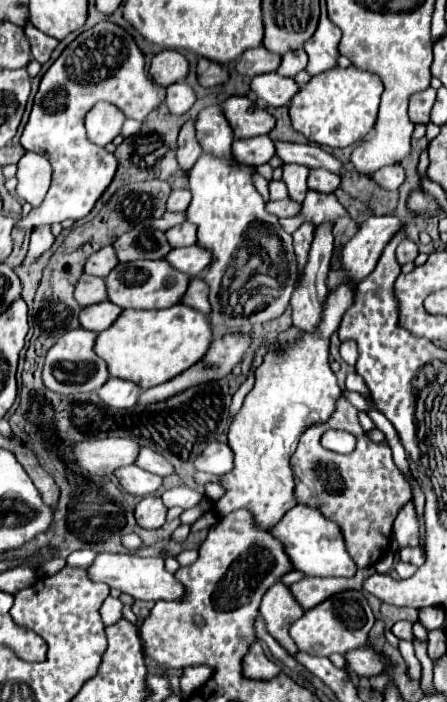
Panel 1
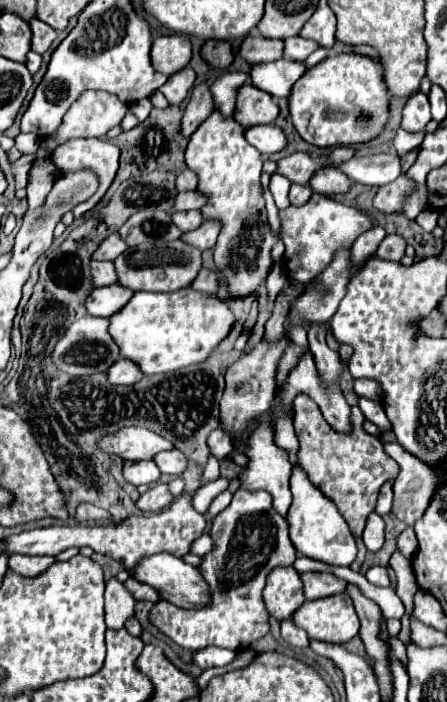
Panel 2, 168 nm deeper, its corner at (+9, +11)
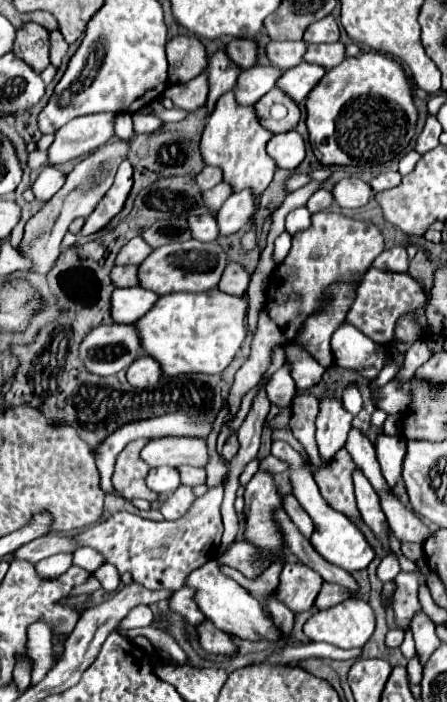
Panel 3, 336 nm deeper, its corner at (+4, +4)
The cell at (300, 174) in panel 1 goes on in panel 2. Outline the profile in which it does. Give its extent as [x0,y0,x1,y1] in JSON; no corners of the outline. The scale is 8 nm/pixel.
[278,152,318,184]

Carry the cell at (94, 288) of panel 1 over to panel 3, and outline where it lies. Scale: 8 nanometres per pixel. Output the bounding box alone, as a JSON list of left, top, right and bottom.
[111,265,139,287]

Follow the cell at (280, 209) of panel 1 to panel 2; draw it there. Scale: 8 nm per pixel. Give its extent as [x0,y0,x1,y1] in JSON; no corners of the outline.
[290,184,312,206]

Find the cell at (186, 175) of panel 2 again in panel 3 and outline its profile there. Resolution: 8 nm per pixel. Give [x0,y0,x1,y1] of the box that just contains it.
[195,167,223,191]

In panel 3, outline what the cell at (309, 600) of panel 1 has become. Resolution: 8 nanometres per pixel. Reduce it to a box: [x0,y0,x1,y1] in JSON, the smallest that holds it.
[315,583,351,609]

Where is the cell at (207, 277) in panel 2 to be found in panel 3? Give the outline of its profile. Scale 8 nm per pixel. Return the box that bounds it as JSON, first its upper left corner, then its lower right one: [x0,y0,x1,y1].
[219,263,249,295]

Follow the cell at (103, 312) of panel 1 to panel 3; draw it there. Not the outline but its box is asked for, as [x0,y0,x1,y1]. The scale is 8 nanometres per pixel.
[111,287,159,323]

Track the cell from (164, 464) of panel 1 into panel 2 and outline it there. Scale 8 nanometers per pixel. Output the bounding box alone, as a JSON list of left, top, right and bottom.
[154,448,186,474]

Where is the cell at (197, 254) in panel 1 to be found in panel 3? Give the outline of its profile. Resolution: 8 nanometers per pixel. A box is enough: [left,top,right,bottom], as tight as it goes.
[217,191,259,235]

